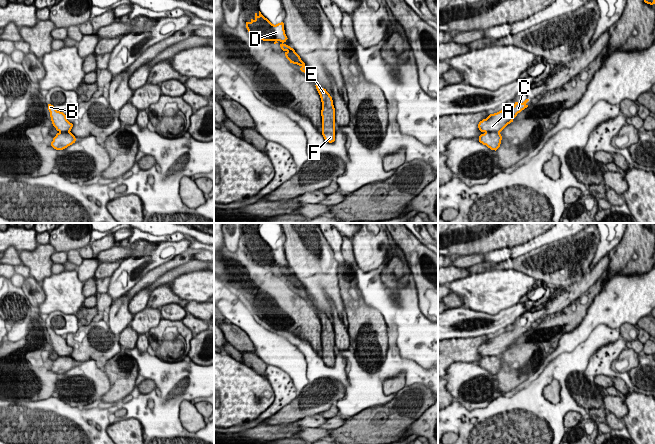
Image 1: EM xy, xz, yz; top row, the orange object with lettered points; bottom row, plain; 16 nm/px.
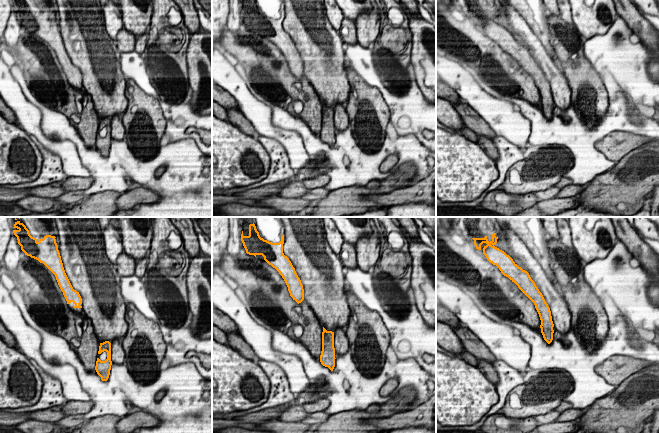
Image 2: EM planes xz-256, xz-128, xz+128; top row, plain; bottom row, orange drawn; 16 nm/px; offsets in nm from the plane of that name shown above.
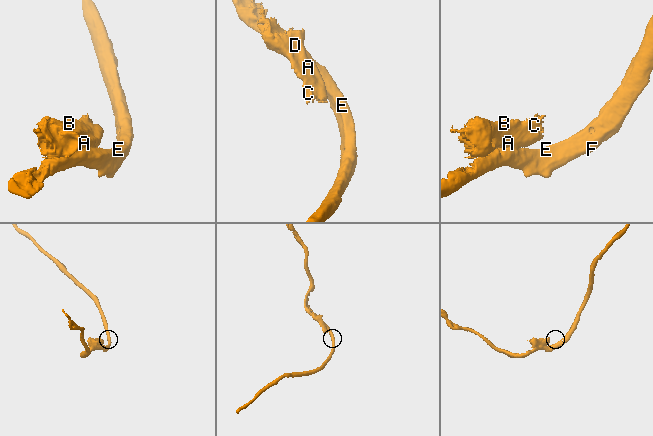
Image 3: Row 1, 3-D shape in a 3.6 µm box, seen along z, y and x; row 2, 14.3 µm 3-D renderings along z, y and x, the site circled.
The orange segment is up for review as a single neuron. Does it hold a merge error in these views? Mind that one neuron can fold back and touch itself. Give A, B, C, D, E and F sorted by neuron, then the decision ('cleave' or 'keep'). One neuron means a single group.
groups A B C D / E F; cleave

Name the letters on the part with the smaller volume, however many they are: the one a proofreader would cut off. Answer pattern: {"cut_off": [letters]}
{"cut_off": ["A", "B", "C", "D"]}

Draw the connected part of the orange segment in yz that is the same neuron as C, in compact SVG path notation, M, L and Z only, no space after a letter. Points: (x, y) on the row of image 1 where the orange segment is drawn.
M529 99L523 103L515 102L513 107L504 108L503 110L490 114L486 119L479 122L478 128L481 132L498 132L500 133L522 110L528 107L526 104Z

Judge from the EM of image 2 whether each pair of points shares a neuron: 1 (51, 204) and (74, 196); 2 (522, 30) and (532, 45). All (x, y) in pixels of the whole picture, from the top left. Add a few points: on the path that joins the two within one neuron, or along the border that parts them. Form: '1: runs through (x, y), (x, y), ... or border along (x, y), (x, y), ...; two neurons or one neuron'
1: border along (54, 198), (67, 203); two neurons
2: runs through (525, 34), (532, 41); one neuron

